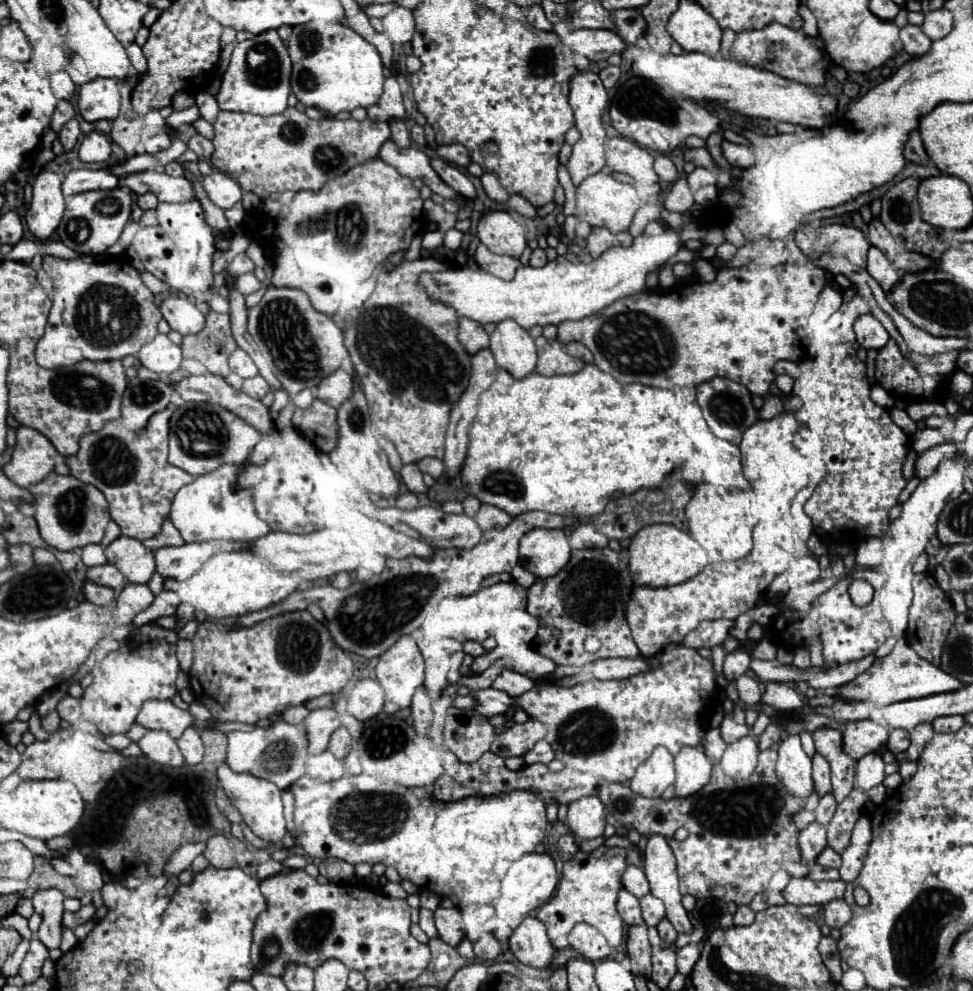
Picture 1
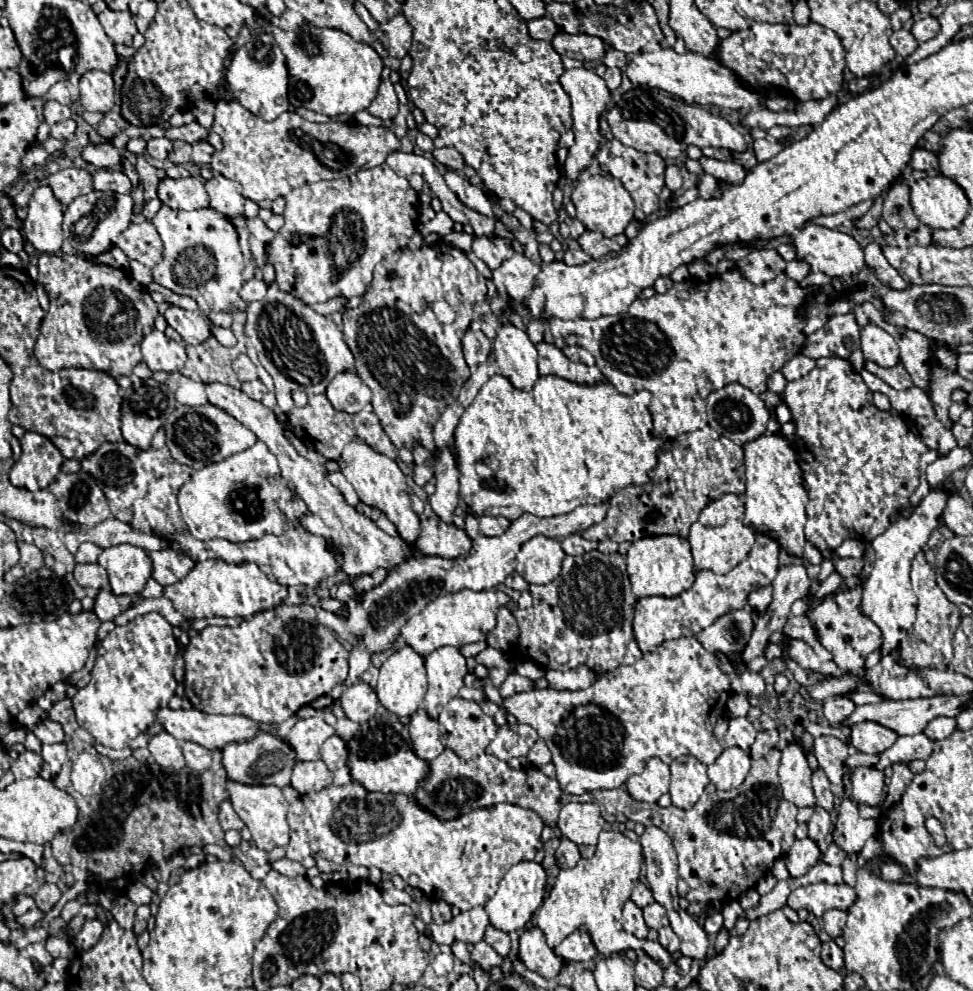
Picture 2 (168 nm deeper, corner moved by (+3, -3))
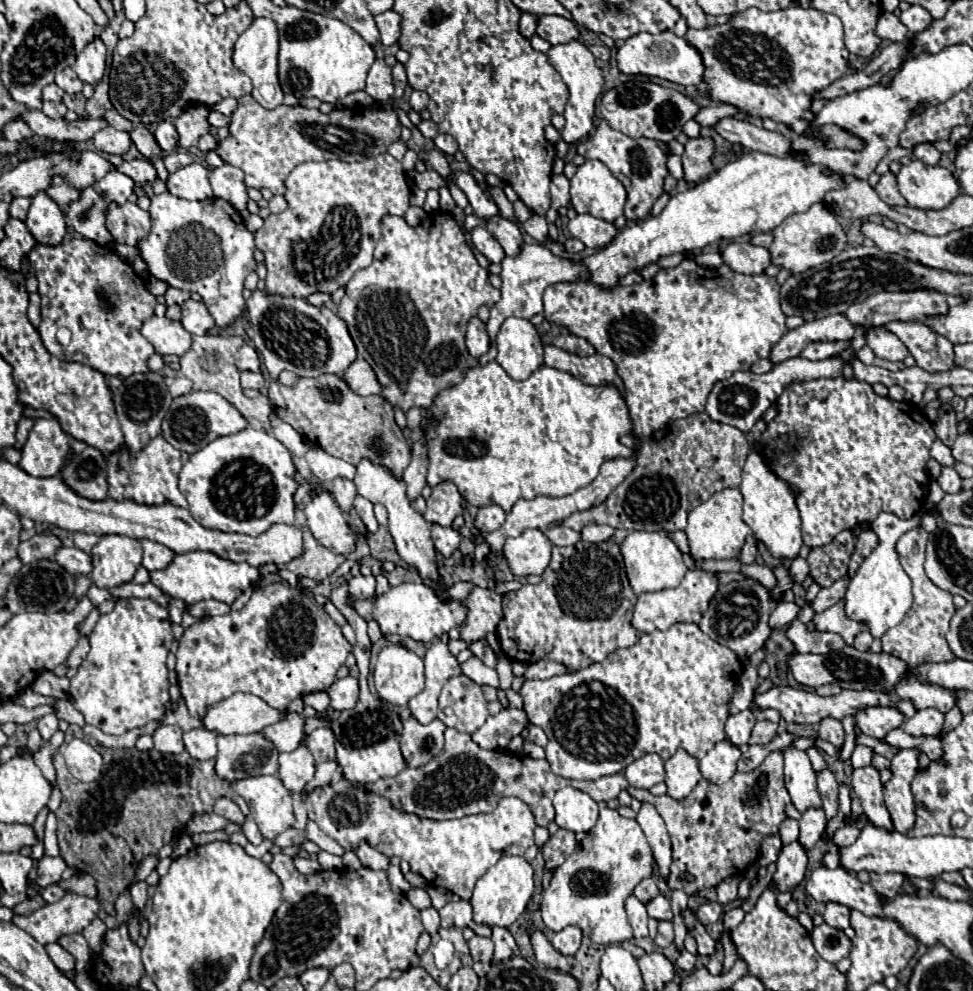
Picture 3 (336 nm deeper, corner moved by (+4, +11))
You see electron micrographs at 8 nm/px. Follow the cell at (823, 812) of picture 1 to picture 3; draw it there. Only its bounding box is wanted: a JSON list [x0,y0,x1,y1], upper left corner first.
[799,808,827,850]

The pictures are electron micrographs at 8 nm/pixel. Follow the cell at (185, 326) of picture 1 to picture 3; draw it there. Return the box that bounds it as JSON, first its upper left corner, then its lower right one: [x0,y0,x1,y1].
[181,300,215,334]

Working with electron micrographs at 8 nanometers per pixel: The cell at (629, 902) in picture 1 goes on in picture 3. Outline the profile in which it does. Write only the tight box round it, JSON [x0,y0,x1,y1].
[625,896,649,938]

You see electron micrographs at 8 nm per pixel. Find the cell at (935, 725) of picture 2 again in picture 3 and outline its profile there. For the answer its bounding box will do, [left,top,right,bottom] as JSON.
[903,708,943,736]

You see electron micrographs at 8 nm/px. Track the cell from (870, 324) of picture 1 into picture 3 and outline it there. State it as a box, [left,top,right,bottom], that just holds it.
[867,326,909,362]

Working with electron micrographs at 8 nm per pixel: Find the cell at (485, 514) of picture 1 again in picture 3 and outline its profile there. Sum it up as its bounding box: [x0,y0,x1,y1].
[475,506,505,532]

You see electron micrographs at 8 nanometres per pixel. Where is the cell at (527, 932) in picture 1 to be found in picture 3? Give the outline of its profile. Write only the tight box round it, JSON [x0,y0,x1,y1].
[531,932,571,972]

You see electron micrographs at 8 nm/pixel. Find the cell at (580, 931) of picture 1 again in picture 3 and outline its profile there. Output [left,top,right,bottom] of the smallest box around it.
[551,926,581,956]

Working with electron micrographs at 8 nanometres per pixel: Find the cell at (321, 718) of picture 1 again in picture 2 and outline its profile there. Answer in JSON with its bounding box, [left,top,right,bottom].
[286,718,334,762]

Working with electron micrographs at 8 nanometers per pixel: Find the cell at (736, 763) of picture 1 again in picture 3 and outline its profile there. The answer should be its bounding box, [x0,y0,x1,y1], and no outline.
[699,740,741,784]

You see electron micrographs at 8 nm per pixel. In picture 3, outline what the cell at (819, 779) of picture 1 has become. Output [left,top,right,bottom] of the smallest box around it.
[817,770,839,818]

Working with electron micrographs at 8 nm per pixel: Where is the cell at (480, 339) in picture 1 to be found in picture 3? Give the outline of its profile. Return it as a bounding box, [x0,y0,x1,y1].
[467,316,491,358]

